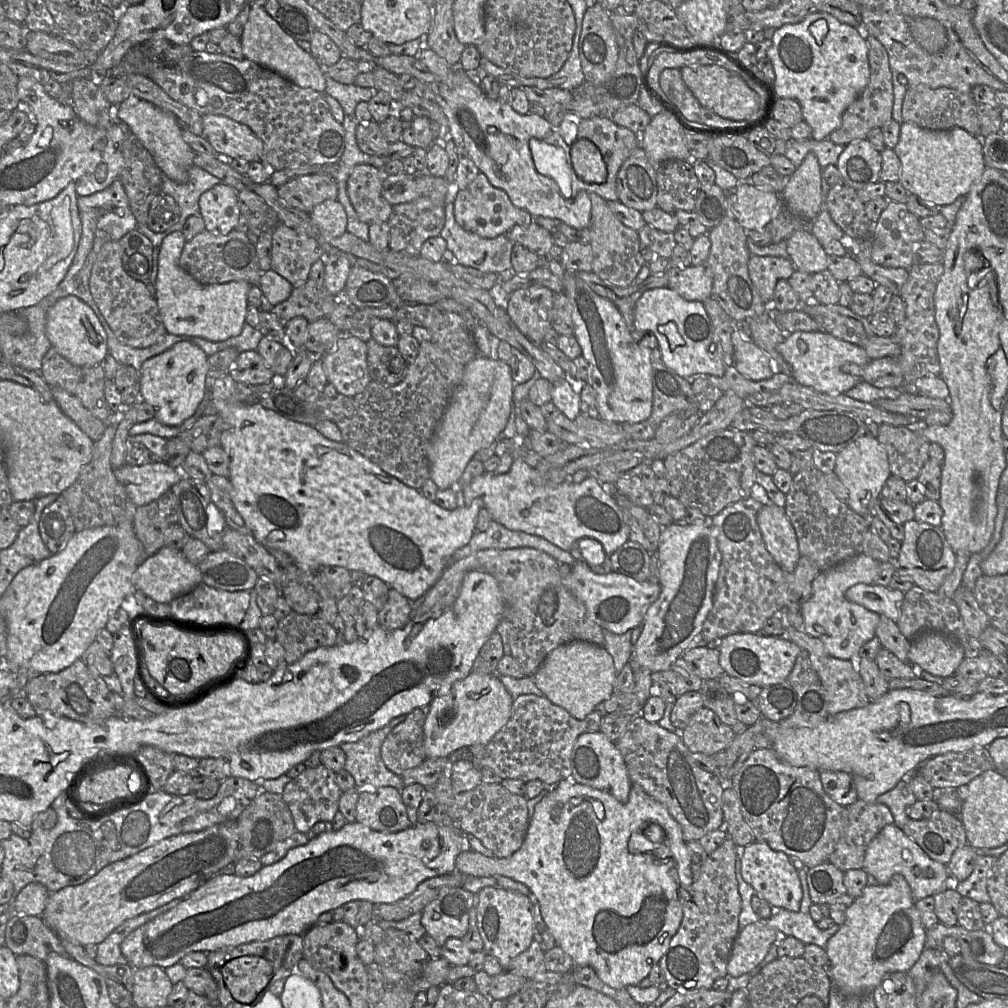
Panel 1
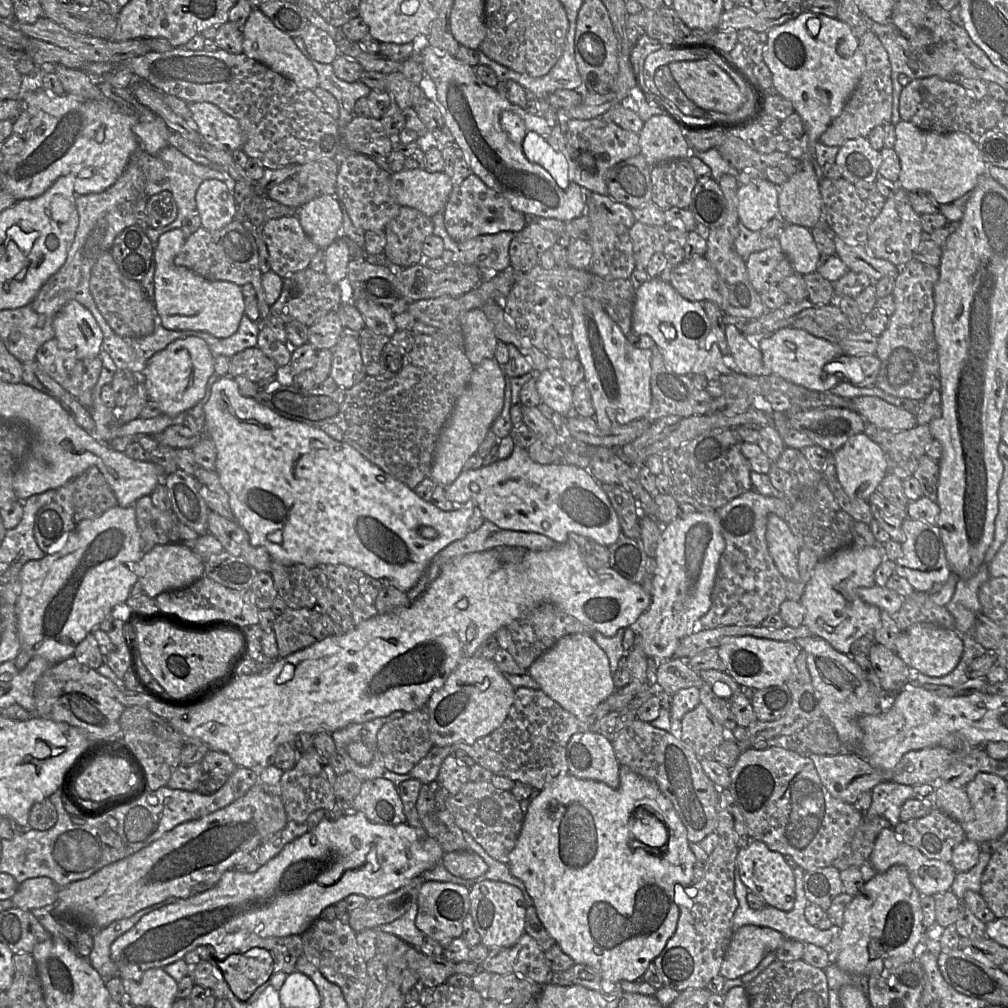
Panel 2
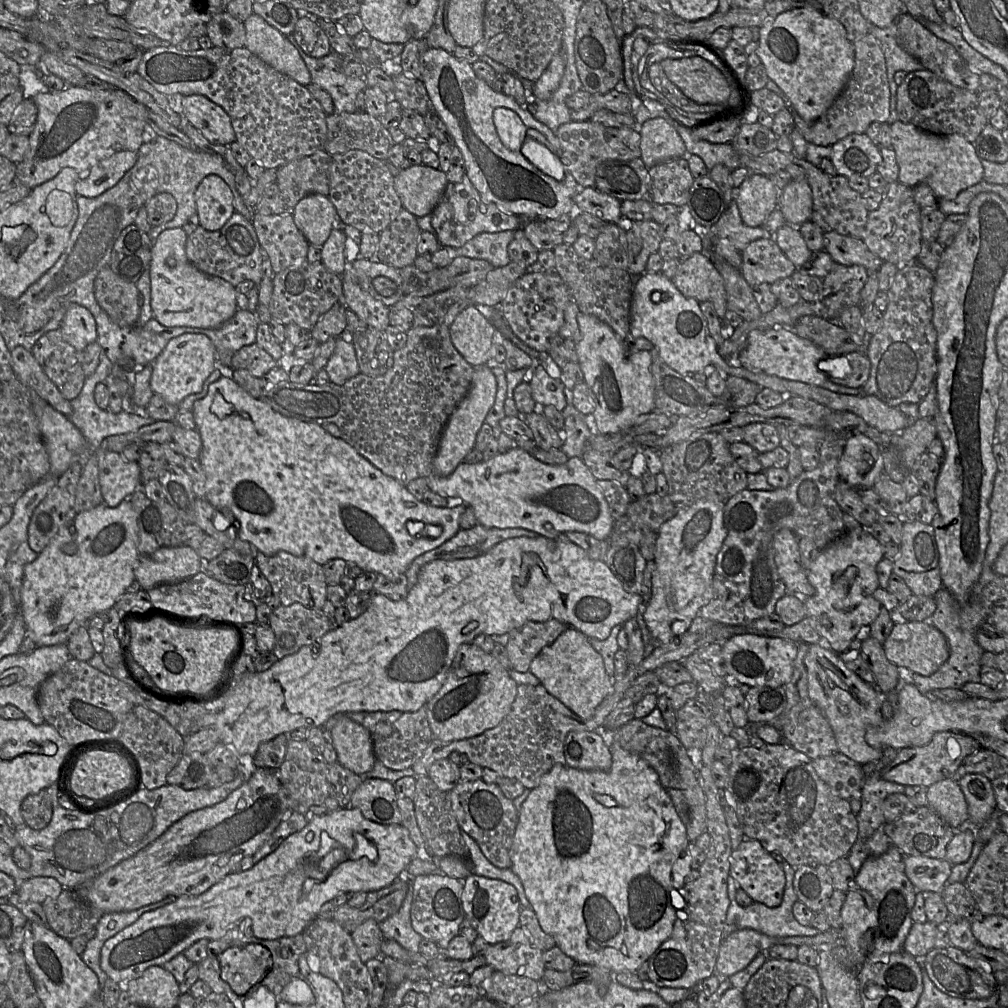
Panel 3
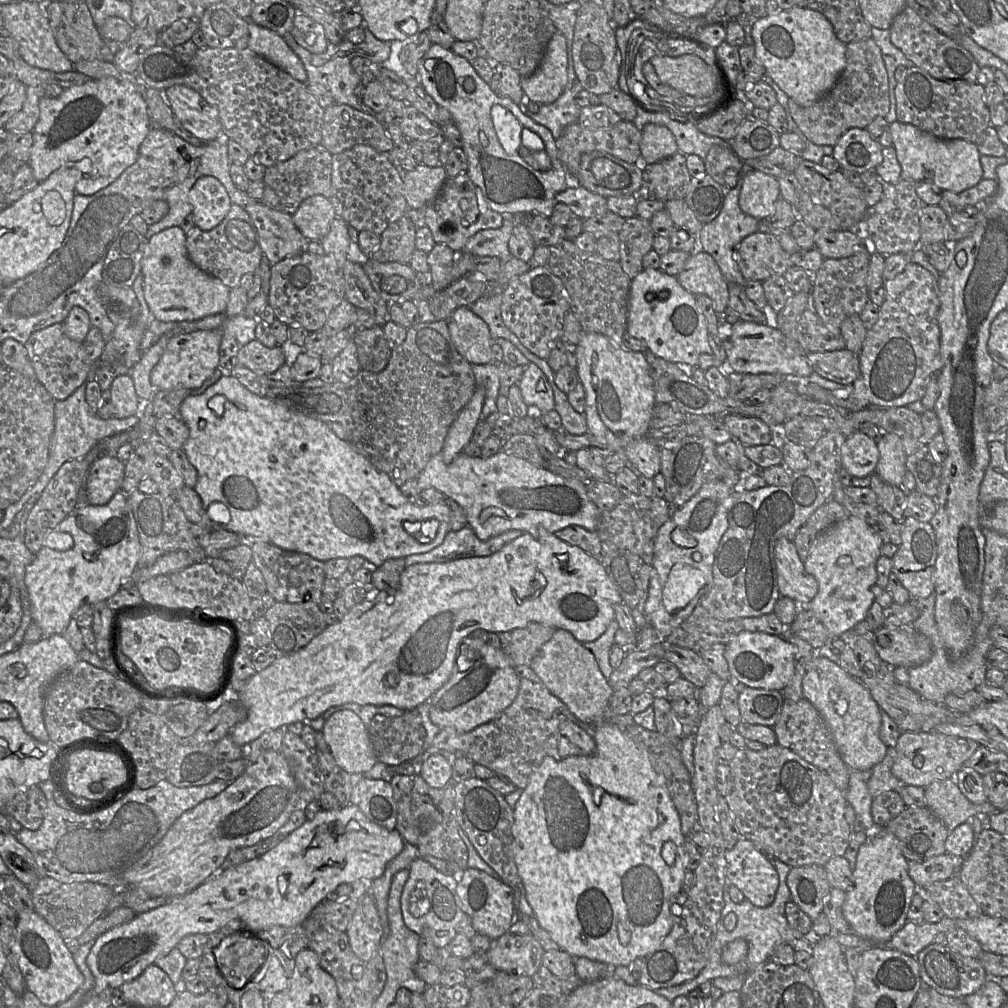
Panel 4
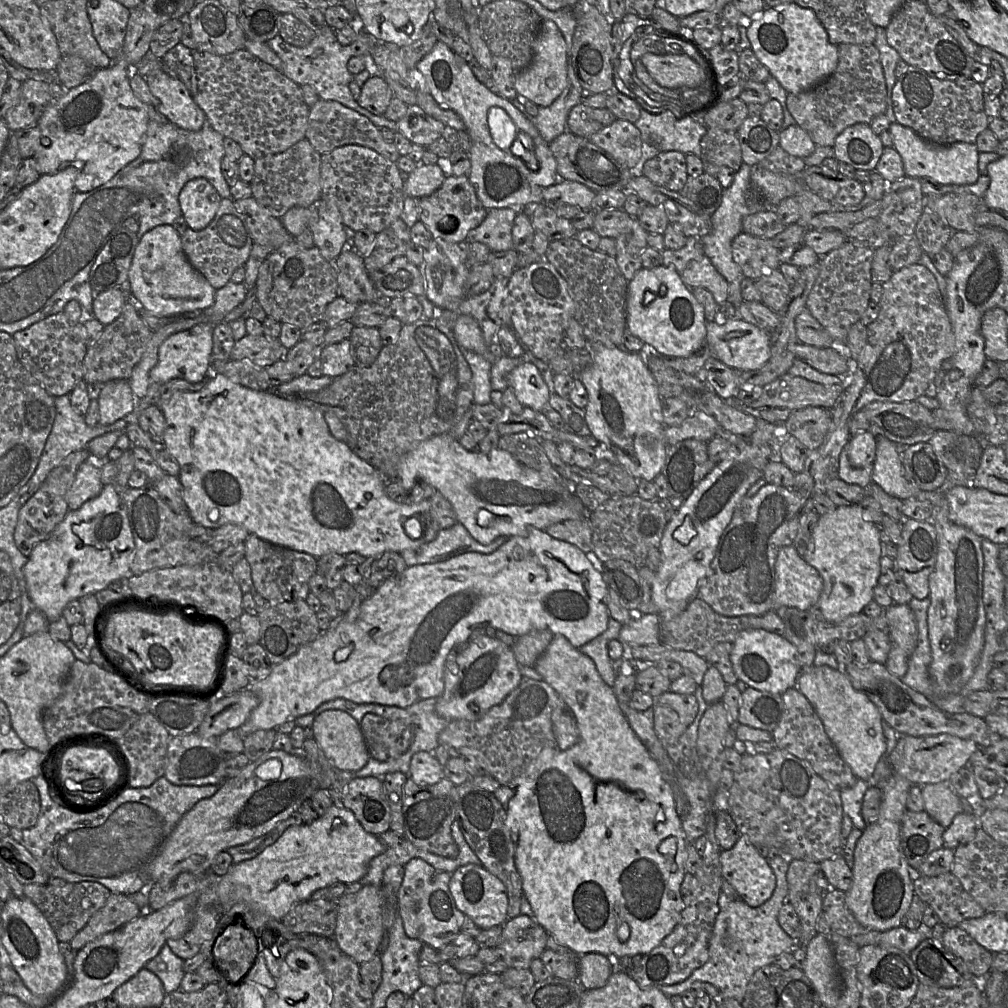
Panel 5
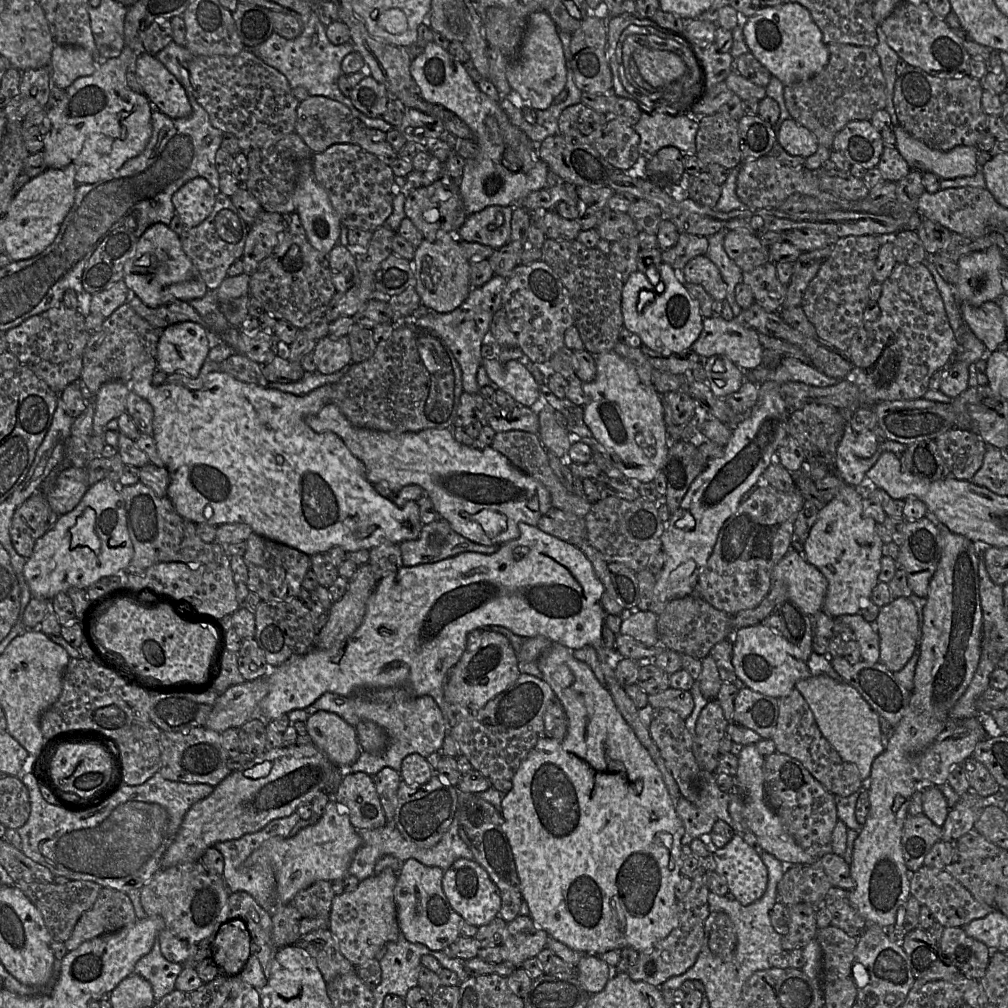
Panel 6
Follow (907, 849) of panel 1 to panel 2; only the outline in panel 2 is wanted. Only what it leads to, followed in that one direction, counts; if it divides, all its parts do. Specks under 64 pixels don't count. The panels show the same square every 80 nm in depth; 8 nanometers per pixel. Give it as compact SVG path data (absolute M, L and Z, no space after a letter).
M893 827L883 828L877 835L869 861L877 873L887 871L893 865L903 865L907 868L910 880L922 896L935 896L951 891L957 871L951 862L929 859L918 849L904 843L894 832Z

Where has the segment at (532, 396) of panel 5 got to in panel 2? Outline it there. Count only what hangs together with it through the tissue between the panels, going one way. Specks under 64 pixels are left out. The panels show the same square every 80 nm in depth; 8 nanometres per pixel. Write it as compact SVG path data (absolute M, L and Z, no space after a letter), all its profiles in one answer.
M544 370L536 381L541 403L553 408L564 417L573 416L573 387L561 375Z

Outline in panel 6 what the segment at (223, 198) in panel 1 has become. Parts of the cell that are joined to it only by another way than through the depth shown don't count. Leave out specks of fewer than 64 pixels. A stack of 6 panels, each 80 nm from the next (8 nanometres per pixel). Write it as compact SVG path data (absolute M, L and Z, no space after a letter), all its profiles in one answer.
M196 177L174 193L172 203L185 226L196 227L211 214L217 193L205 178Z

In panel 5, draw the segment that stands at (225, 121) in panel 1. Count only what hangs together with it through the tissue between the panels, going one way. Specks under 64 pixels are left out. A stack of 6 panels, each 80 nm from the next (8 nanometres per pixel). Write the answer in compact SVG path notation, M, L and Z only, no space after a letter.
M163 70L143 78L159 101L160 112L169 122L189 131L199 131L203 127L206 114L181 80Z

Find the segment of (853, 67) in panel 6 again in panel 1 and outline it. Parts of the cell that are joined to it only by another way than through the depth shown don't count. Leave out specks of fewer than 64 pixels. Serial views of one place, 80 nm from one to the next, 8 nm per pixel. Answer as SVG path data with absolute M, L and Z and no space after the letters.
M866 35L870 77L860 95L849 105L842 115L840 126L828 137L835 144L847 145L855 140L867 139L875 128L881 128L892 119L893 83L889 66L889 56L883 44L874 36Z

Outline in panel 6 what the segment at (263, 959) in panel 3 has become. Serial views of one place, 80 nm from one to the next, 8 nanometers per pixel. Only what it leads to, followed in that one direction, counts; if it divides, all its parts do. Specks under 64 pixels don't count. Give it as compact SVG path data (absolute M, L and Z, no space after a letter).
M241 920L223 923L212 937L211 957L223 974L238 974L250 955L250 934Z

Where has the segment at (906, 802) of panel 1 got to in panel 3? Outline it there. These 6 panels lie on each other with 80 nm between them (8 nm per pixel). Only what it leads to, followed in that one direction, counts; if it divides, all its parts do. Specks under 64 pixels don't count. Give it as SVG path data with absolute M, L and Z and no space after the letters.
M879 771L866 776L861 790L861 809L856 814L859 839L868 839L886 823L882 805L887 796L904 793L904 785L884 780Z

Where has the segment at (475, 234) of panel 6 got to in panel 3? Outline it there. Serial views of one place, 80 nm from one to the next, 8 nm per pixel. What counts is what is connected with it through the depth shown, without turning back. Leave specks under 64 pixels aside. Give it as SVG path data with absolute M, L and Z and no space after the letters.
M514 231L483 232L476 235L460 248L445 247L454 257L463 256L488 261L494 268L506 266L511 262L508 245L513 239Z

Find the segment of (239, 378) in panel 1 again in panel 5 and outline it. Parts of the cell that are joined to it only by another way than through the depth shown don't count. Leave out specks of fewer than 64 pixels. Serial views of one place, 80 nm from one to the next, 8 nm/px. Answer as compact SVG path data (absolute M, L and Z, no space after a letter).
M245 335L235 341L230 358L233 360L248 359L262 368L285 359L286 349L278 339L265 335Z

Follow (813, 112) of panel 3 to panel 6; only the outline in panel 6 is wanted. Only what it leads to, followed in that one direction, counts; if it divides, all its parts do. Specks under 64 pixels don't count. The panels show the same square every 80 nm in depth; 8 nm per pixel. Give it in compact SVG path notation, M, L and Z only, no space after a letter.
M786 1L783 4L762 7L757 13L749 17L743 25L743 35L749 51L768 69L774 77L778 78L784 86L806 80L824 69L829 61L829 50L823 42L822 32L814 22L810 12L798 3Z

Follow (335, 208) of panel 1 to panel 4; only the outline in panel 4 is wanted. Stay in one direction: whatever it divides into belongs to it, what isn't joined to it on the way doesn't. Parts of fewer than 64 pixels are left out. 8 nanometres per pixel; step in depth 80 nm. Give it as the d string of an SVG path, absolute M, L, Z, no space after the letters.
M322 195L305 199L292 214L296 228L309 241L320 241L326 236L335 218L332 204Z

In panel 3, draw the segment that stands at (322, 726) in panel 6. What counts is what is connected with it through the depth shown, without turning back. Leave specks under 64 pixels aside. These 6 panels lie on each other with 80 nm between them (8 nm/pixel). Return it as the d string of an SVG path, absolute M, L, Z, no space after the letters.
M344 717L331 729L331 739L338 764L360 776L373 769L376 757L371 733L361 724Z

